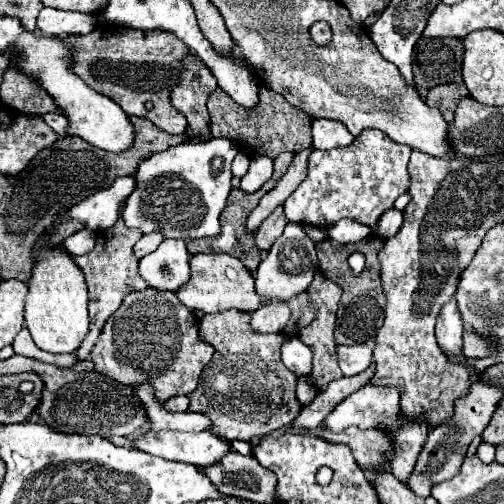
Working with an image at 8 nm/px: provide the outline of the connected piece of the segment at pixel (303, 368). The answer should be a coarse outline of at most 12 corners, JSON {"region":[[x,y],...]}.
{"region":[[297,336],[283,342],[281,360],[311,376],[311,350]]}

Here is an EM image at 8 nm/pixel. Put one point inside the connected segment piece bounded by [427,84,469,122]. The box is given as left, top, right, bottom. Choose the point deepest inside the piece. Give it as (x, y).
(445, 97)

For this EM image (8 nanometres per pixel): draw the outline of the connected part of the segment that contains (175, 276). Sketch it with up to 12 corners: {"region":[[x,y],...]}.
{"region":[[165,238],[139,260],[155,290],[177,292],[191,278],[185,242]]}

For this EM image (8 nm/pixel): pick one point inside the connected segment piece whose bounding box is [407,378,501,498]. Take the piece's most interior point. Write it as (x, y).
(442, 454)

